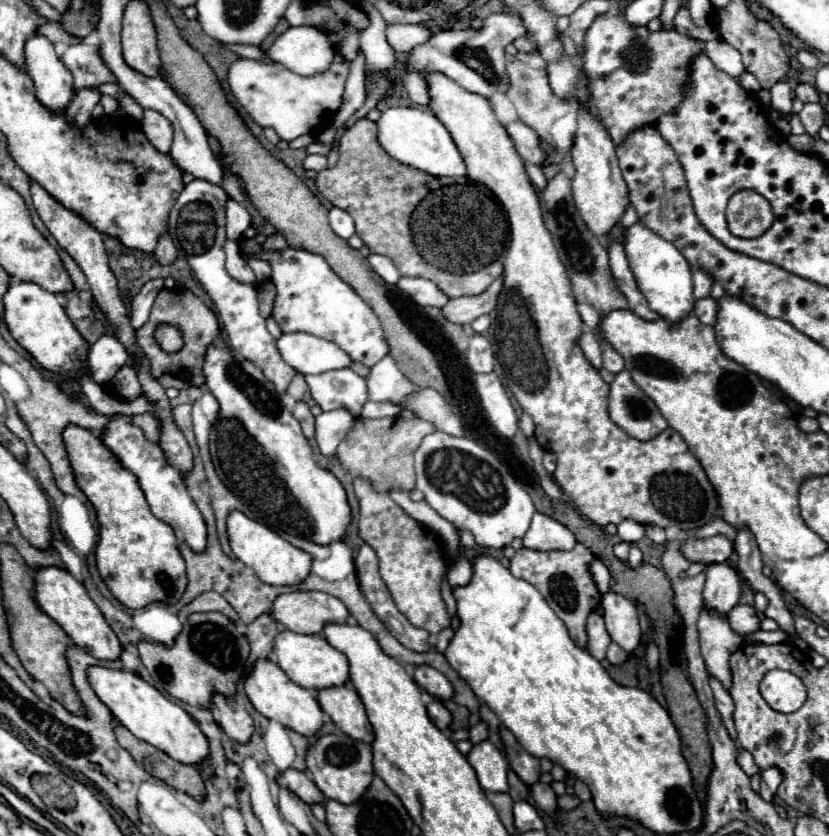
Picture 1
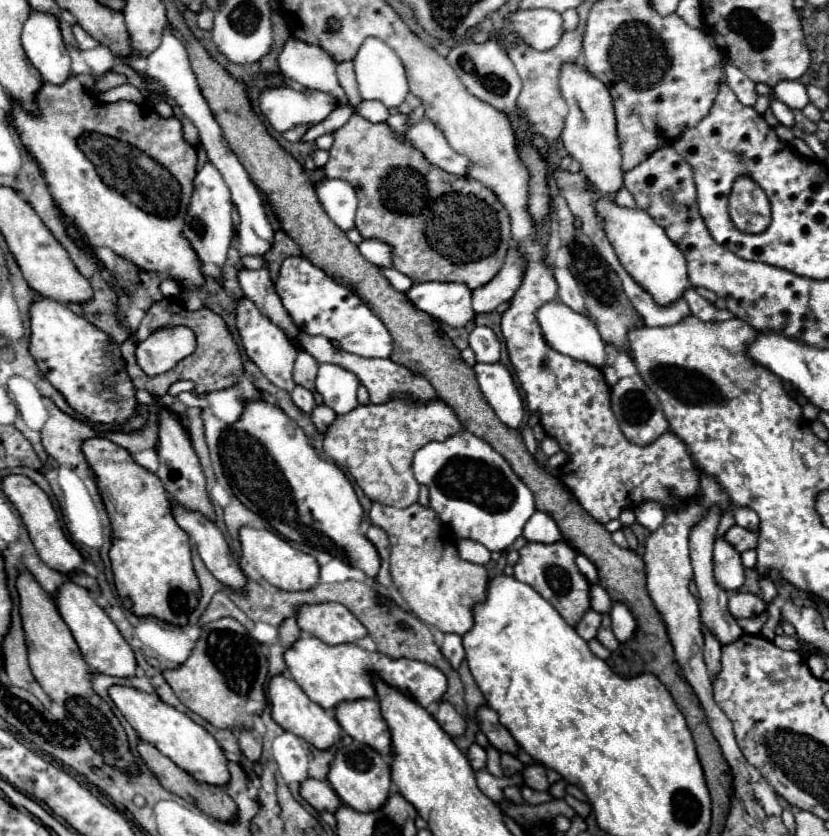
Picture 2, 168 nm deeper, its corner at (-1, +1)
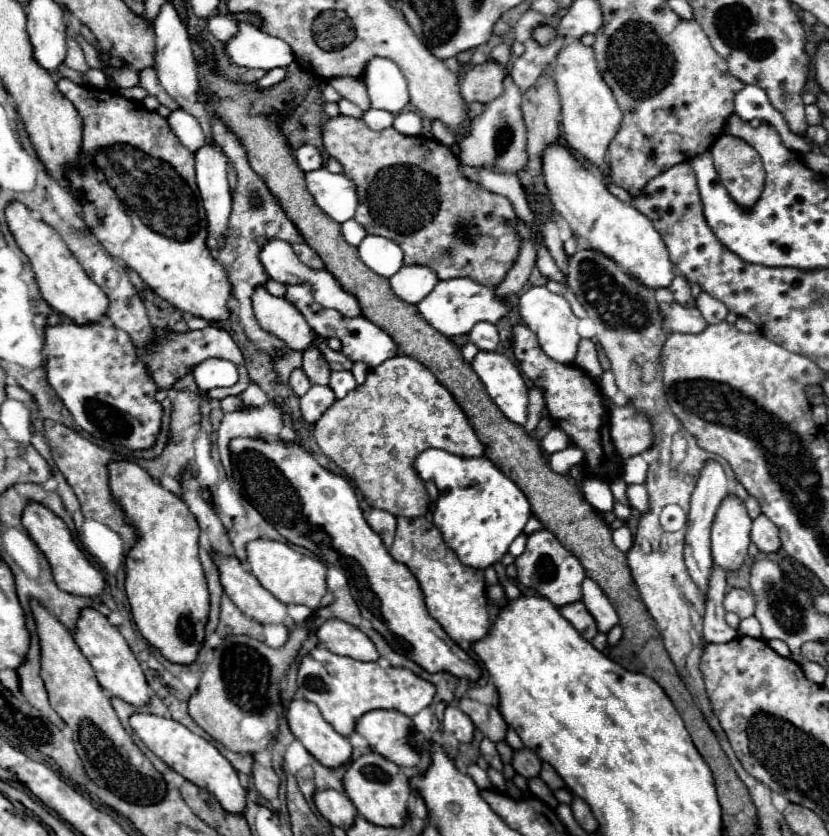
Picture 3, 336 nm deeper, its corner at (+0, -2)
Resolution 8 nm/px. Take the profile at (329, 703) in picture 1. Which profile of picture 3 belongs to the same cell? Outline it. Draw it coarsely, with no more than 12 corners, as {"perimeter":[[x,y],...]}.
{"perimeter":[[371,710],[355,732],[397,766],[419,764],[411,718]]}

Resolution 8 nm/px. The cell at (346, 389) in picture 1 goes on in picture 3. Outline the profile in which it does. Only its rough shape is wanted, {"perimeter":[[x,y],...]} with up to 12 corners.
{"perimeter":[[347,370],[331,372],[329,388],[337,400],[345,398],[355,386]]}

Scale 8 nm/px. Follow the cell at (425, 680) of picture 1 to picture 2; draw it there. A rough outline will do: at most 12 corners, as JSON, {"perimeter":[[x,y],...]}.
{"perimeter":[[302,635],[284,655],[326,711],[374,699],[374,677],[424,709],[440,669]]}

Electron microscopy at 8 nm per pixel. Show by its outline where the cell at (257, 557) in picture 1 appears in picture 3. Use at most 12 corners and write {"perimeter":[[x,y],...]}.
{"perimeter":[[277,540],[247,544],[247,570],[285,604],[317,608],[327,566]]}

